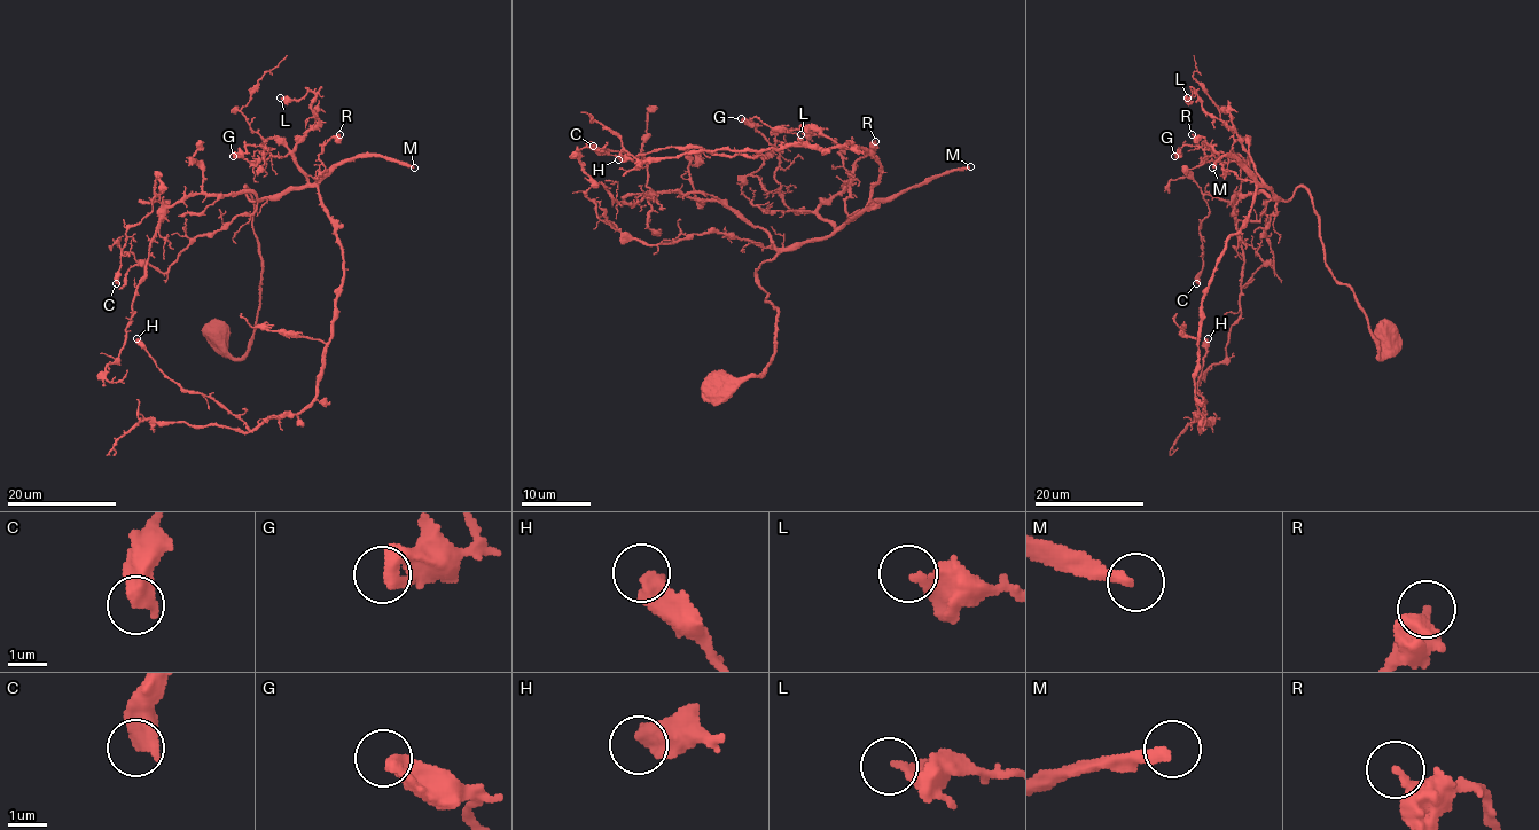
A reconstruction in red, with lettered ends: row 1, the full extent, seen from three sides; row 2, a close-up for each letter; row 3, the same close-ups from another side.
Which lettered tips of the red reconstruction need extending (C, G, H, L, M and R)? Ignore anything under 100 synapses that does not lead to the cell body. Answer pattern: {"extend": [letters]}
{"extend": ["M"]}

